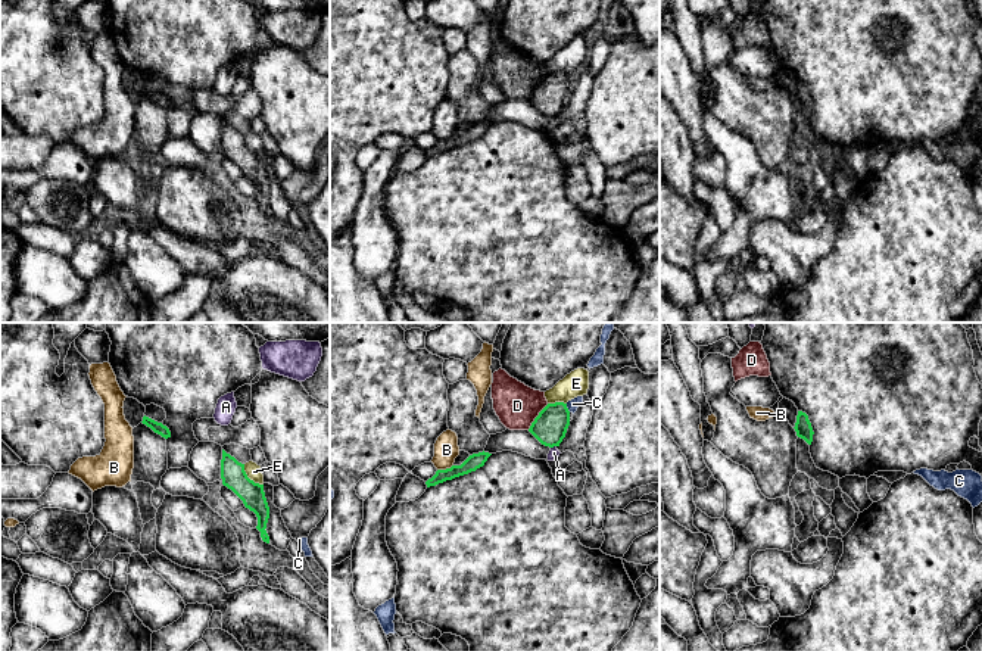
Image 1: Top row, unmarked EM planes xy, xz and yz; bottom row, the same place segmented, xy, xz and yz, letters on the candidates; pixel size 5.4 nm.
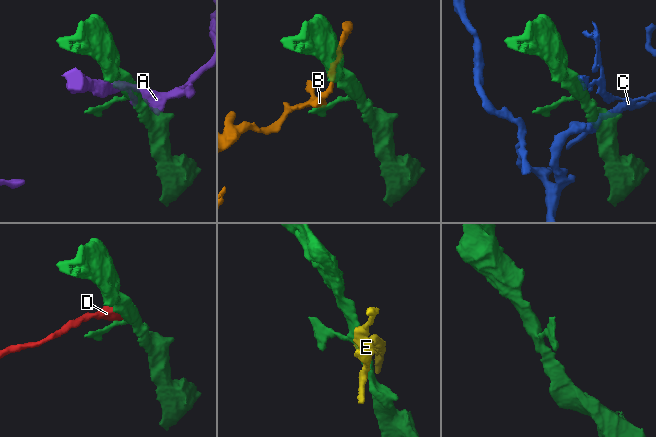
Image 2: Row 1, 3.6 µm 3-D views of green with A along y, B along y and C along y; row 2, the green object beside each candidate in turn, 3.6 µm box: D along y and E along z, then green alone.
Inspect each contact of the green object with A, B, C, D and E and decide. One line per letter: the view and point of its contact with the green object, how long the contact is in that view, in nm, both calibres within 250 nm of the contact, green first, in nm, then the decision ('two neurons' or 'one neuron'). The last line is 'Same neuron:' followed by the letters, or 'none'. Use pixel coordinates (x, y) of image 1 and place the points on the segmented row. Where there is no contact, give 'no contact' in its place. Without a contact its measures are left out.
A: contact xz (552, 447); length 40 nm; calibres 190 and 60 nm; two neurons
B: contact xz (446, 469); length 90 nm; calibres 90 and 140 nm; two neurons
C: contact xz (567, 408); length 50 nm; calibres 190 and 60 nm; two neurons
D: contact xz (536, 417); length 180 nm; calibres 190 and 240 nm; two neurons
E: contact xy (248, 477); length 160 nm; calibres 140 and 90 nm; two neurons
Same neuron: none

